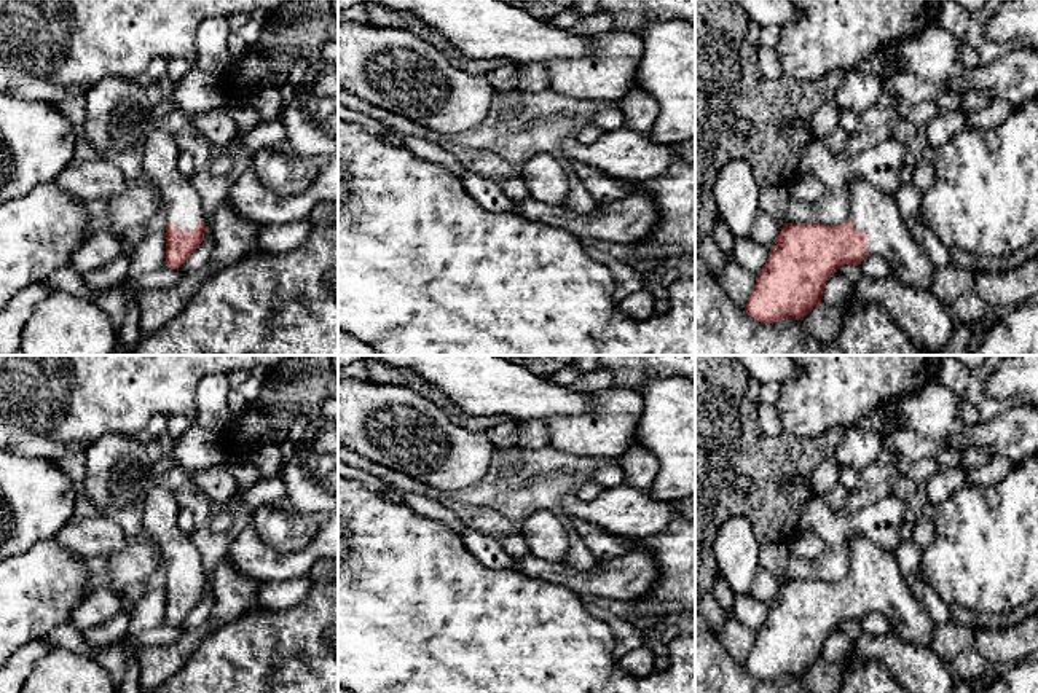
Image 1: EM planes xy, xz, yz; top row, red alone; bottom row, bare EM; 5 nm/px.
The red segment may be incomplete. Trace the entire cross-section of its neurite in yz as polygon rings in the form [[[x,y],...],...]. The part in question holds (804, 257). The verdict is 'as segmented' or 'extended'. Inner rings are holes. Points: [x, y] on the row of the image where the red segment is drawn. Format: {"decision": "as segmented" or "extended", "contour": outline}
{"decision": "extended", "contour": [[[851,177],[850,213],[840,225],[826,226],[813,223],[784,223],[765,264],[756,277],[745,309],[761,323],[773,323],[781,319],[804,320],[807,312],[821,304],[826,282],[843,264],[861,264],[867,256],[883,258],[893,269],[893,276],[904,285],[931,288],[936,268],[915,242],[906,226],[894,198],[882,193],[869,180]]]}

